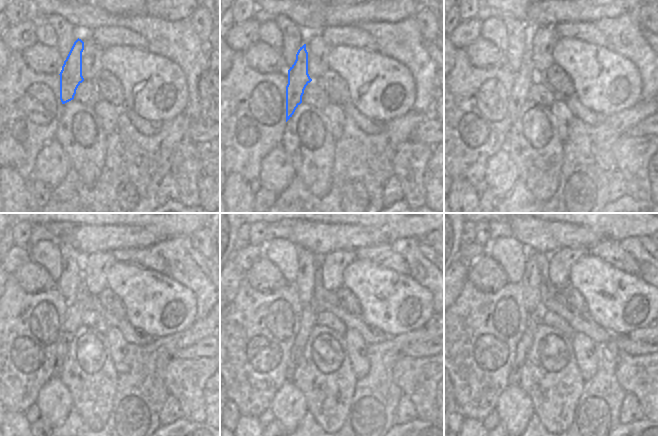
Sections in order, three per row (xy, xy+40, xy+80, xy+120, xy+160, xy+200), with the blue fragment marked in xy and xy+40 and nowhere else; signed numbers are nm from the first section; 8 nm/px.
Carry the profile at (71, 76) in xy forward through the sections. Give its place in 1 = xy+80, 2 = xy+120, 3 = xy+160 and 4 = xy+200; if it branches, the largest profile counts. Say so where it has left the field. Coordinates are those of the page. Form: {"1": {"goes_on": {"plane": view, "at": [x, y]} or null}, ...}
{"1": {"goes_on": {"plane": "xy+80", "at": [524, 78]}}, "2": {"goes_on": {"plane": "xy+120", "at": [73, 320]}}, "3": {"goes_on": {"plane": "xy+160", "at": [308, 320]}}, "4": {"goes_on": {"plane": "xy+200", "at": [525, 341]}}}

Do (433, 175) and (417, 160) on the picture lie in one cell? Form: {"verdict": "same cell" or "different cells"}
{"verdict": "different cells"}

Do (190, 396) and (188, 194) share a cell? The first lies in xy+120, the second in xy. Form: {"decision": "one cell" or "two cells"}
{"decision": "one cell"}

